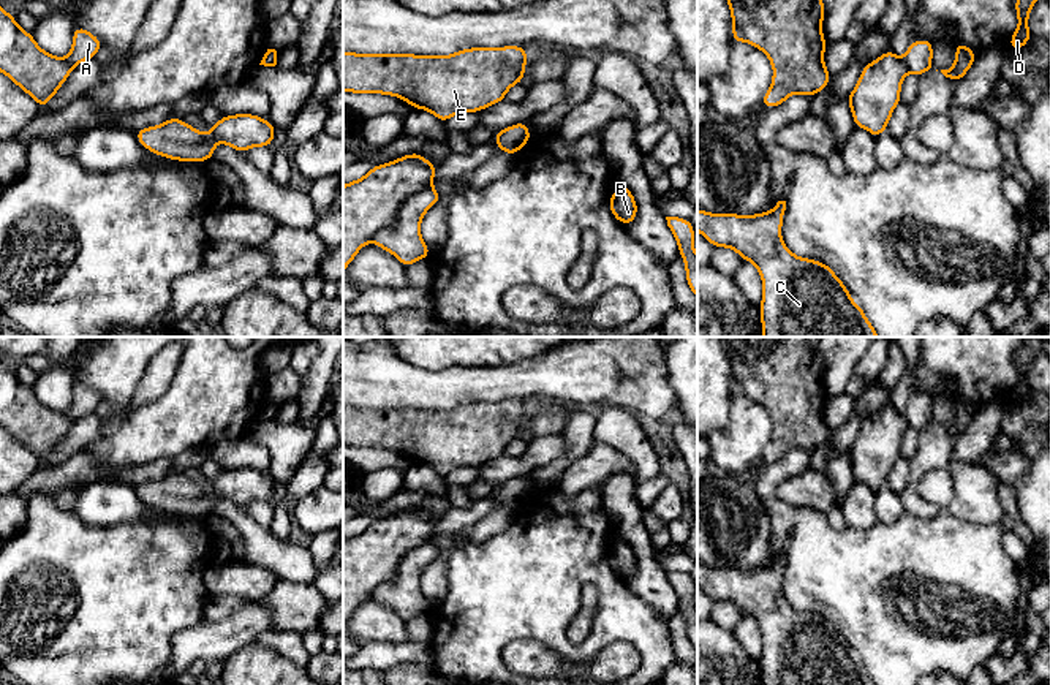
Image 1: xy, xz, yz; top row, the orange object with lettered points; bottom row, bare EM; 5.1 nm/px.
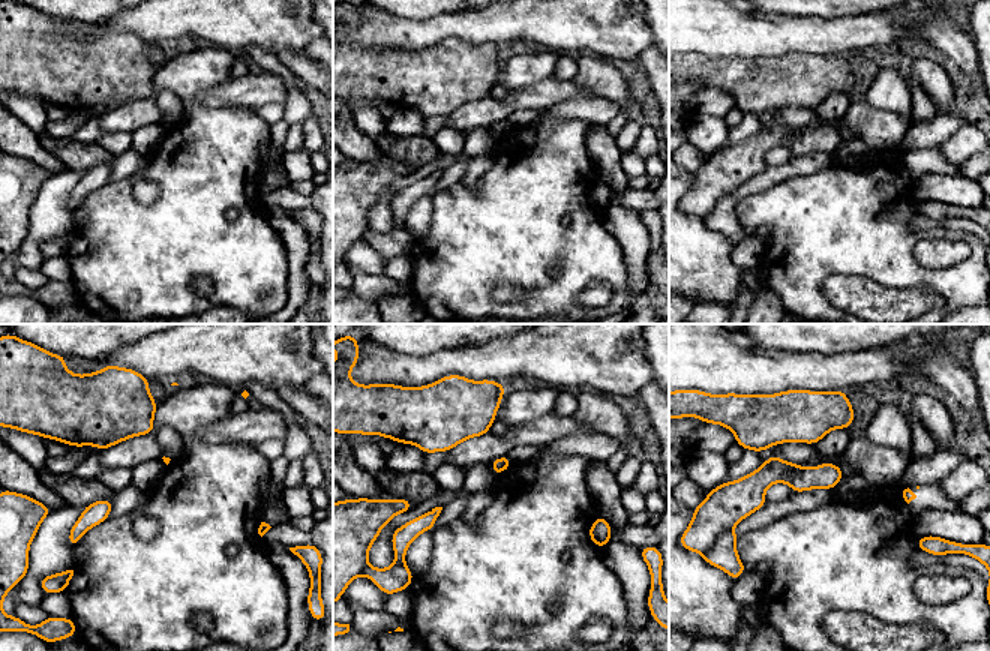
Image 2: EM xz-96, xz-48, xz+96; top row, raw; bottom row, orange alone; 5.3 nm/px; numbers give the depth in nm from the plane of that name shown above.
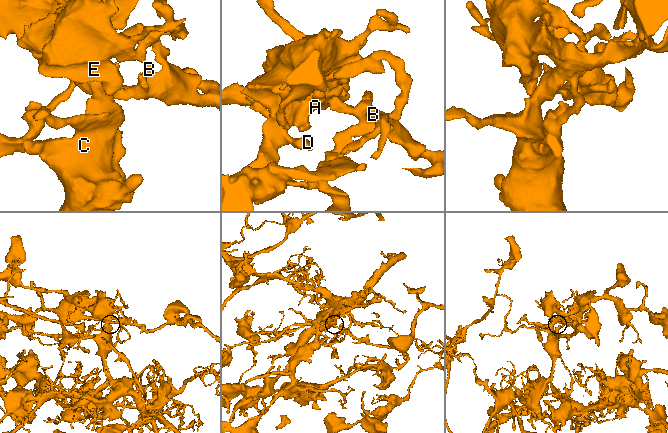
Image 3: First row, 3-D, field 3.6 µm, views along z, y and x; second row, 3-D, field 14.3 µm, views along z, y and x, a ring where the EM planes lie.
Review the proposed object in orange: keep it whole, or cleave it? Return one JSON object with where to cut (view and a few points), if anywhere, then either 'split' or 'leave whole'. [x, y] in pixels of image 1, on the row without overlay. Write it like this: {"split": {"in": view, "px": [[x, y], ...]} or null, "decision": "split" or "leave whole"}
{"split": null, "decision": "leave whole"}

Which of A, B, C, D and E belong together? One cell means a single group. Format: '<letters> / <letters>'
A B C D E

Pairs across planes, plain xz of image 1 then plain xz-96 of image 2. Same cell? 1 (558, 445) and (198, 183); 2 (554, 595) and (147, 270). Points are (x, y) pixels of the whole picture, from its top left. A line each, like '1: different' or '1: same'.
1: different
2: same

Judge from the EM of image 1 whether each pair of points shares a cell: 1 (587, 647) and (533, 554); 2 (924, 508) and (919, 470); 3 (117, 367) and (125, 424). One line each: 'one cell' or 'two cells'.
1: one cell
2: one cell
3: one cell

